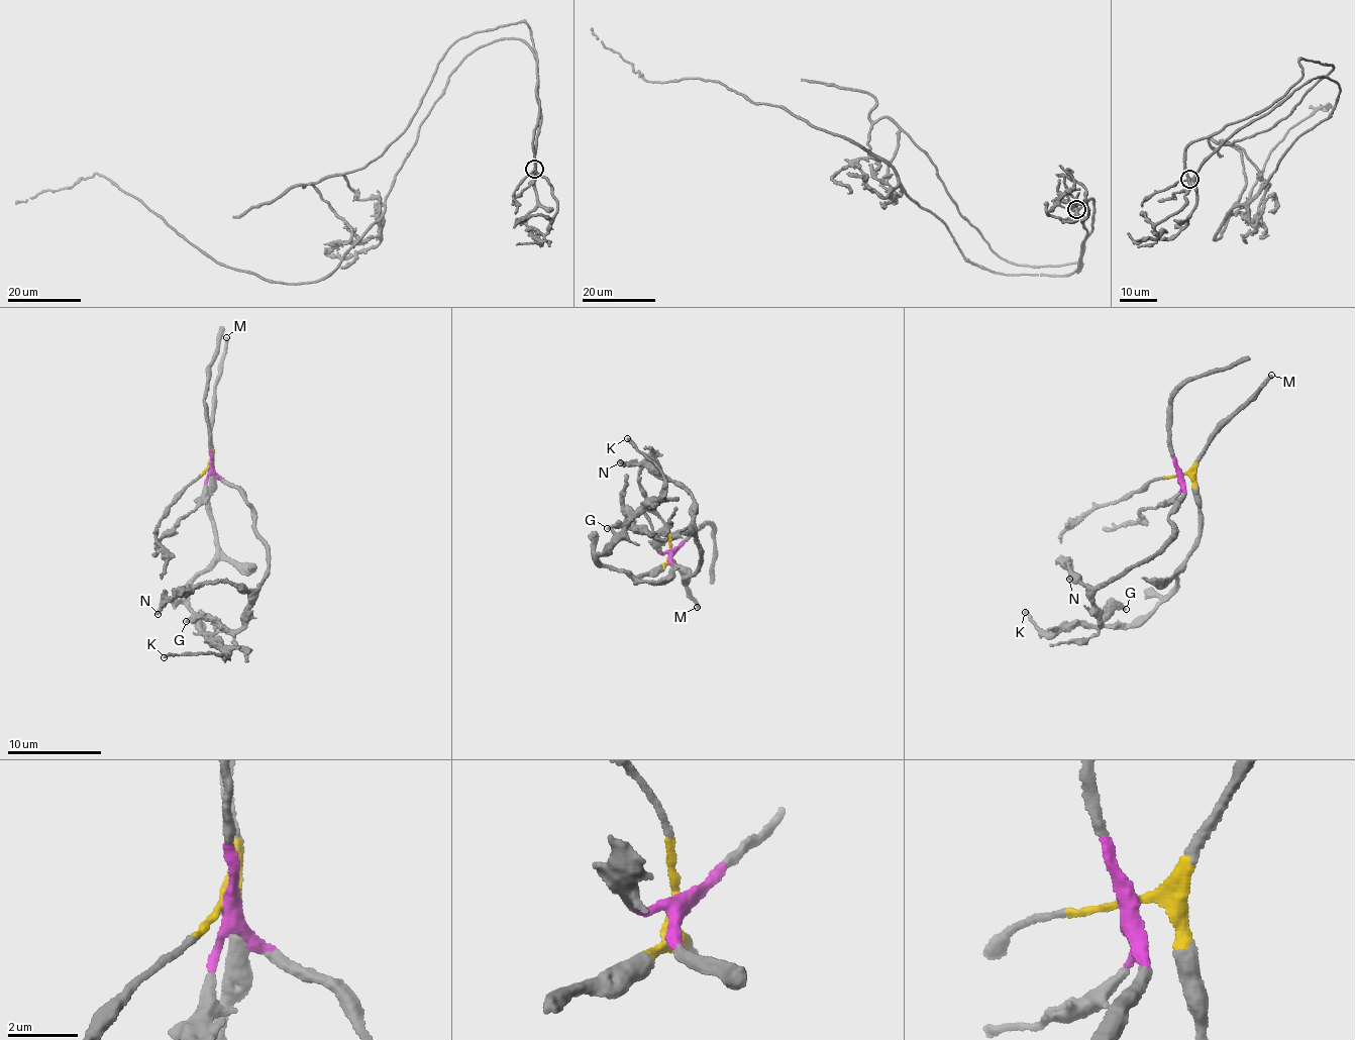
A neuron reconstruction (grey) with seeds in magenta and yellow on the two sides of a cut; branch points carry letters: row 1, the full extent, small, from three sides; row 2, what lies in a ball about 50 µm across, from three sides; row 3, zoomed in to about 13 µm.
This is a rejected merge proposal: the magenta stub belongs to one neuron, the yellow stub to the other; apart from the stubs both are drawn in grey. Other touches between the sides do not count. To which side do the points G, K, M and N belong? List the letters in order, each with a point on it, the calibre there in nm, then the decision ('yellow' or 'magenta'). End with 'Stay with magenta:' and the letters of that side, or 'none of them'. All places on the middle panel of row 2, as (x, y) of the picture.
G: place (607, 528); calibre 240 nm; magenta
K: place (627, 438); calibre 190 nm; yellow
M: place (697, 607); calibre 220 nm; yellow
N: place (620, 462); calibre 280 nm; magenta
Stay with magenta: G, N

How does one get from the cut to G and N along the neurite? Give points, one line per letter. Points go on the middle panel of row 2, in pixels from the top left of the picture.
G: (671, 551), (672, 562), (690, 572), (684, 582), (702, 555), (692, 535), (606, 528)
N: (671, 551), (672, 562), (690, 572), (684, 582), (702, 555), (686, 491), (644, 466), (619, 461)

